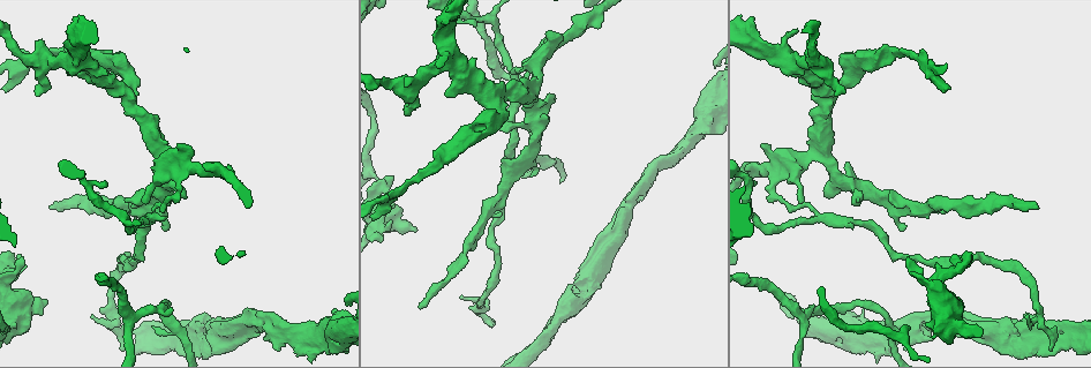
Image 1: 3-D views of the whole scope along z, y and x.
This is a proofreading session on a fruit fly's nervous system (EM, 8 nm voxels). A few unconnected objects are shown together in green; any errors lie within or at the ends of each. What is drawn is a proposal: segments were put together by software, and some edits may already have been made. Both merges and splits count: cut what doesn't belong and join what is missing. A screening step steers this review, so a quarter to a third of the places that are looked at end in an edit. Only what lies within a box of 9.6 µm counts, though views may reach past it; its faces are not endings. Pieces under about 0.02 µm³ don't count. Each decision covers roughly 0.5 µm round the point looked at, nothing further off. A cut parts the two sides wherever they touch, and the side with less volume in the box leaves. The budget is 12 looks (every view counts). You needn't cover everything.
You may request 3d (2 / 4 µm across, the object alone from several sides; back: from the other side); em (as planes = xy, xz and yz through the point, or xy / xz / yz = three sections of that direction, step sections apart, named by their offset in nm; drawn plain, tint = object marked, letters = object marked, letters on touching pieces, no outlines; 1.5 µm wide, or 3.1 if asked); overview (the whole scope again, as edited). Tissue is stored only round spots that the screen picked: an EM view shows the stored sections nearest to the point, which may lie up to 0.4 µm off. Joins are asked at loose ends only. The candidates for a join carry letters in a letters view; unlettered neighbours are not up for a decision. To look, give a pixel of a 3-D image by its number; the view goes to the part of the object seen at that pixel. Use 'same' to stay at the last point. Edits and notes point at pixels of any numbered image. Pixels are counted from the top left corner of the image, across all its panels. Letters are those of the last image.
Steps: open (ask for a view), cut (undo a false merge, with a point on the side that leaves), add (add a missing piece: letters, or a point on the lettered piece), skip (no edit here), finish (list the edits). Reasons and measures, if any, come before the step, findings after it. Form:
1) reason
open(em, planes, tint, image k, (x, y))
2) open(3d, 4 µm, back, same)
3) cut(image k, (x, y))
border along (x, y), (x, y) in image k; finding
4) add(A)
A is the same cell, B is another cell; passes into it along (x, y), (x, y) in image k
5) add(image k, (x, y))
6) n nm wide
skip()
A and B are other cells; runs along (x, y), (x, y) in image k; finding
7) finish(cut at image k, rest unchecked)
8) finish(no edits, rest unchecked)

long arm stops here
open(em, planes, letters, image 1, (1037, 208))

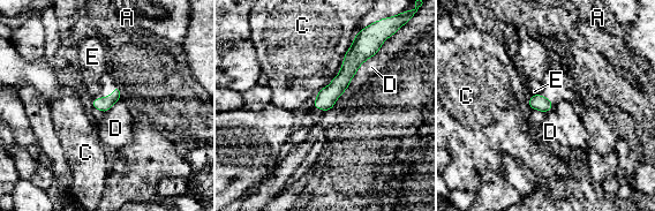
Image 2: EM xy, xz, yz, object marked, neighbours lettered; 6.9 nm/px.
skip()
A, C, D and E are other cells; border along (379, 49), (360, 66), (332, 107) in image 2; none of them fits

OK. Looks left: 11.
a fork
open(3d, 2 µm, image 1, (19, 68))

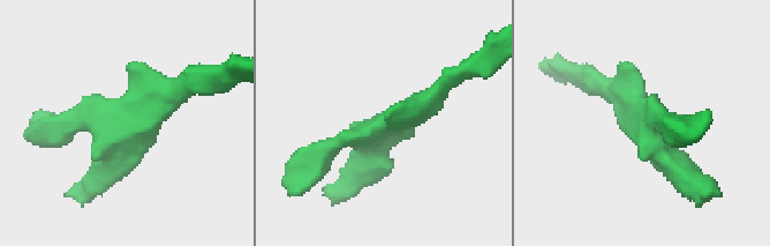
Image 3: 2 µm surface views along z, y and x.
open(em, xy, step 8, tint, image 3, (644, 123))

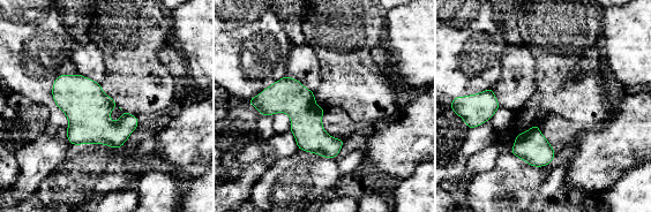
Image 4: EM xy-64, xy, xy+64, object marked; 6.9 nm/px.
open(em, planes, letters, same)

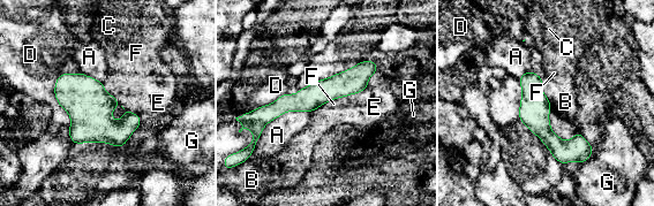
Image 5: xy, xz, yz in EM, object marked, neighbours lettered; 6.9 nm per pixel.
170 nm wide
skip()
A, B, C, D, E, F and G are other cells; border along (541, 78), (541, 89), (549, 102) in image 5; one cell here

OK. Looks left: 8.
open(3d, 4 µm, image 1, (173, 310))

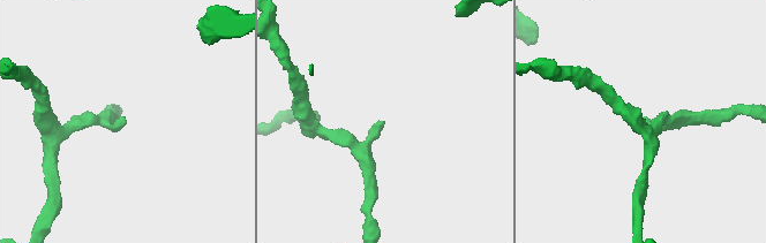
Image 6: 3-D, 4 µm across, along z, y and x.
need the tissue
open(em, xy, step 8, plain, image 6, (647, 118))

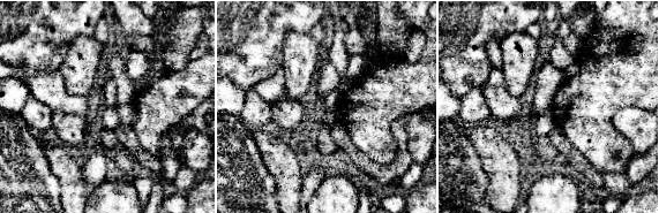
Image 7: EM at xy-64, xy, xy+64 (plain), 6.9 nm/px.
open(em, xy, step 8, letters, same)

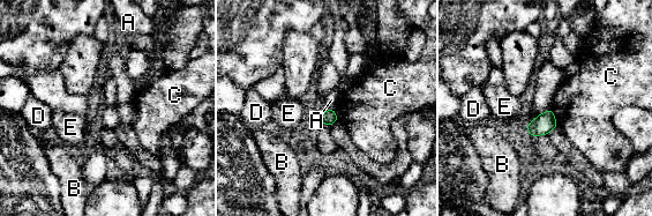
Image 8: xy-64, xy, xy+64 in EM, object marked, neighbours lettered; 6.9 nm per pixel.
C touches over 140 nm
skip()
A, B, C, D and E are other cells; border along (551, 109), (557, 126) in image 8; no lettered piece goes on from it

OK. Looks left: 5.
sharp bend
open(em, planes, plain, image 1, (177, 186))

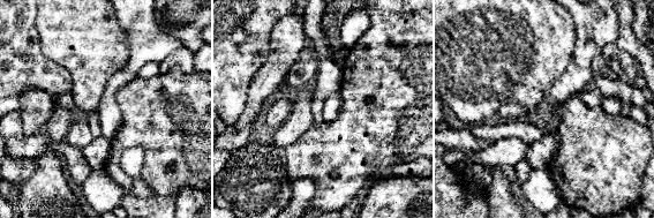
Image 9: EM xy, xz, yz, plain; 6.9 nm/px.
open(em, planes, tint, same)

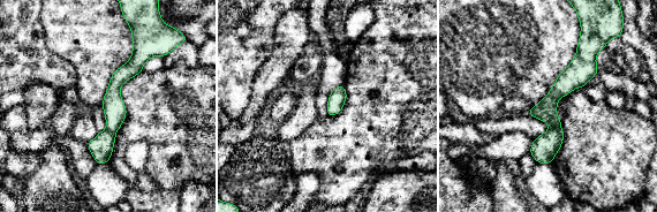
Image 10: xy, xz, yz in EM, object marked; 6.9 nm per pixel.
open(em, planes, letters, same)

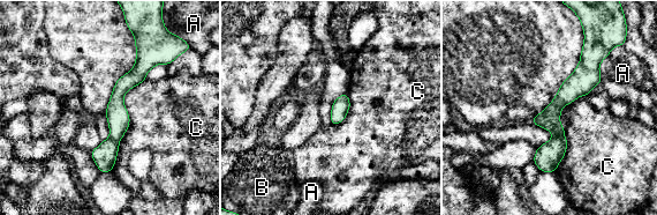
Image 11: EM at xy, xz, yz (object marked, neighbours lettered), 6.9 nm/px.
C touches over 700 nm
cut(image 11, (548, 156))
A, B and C are other cells; border along (563, 134), (553, 138) in image 11; a second cell is stuck on

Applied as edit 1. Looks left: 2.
finish(cut at image 11, rest unchecked)

